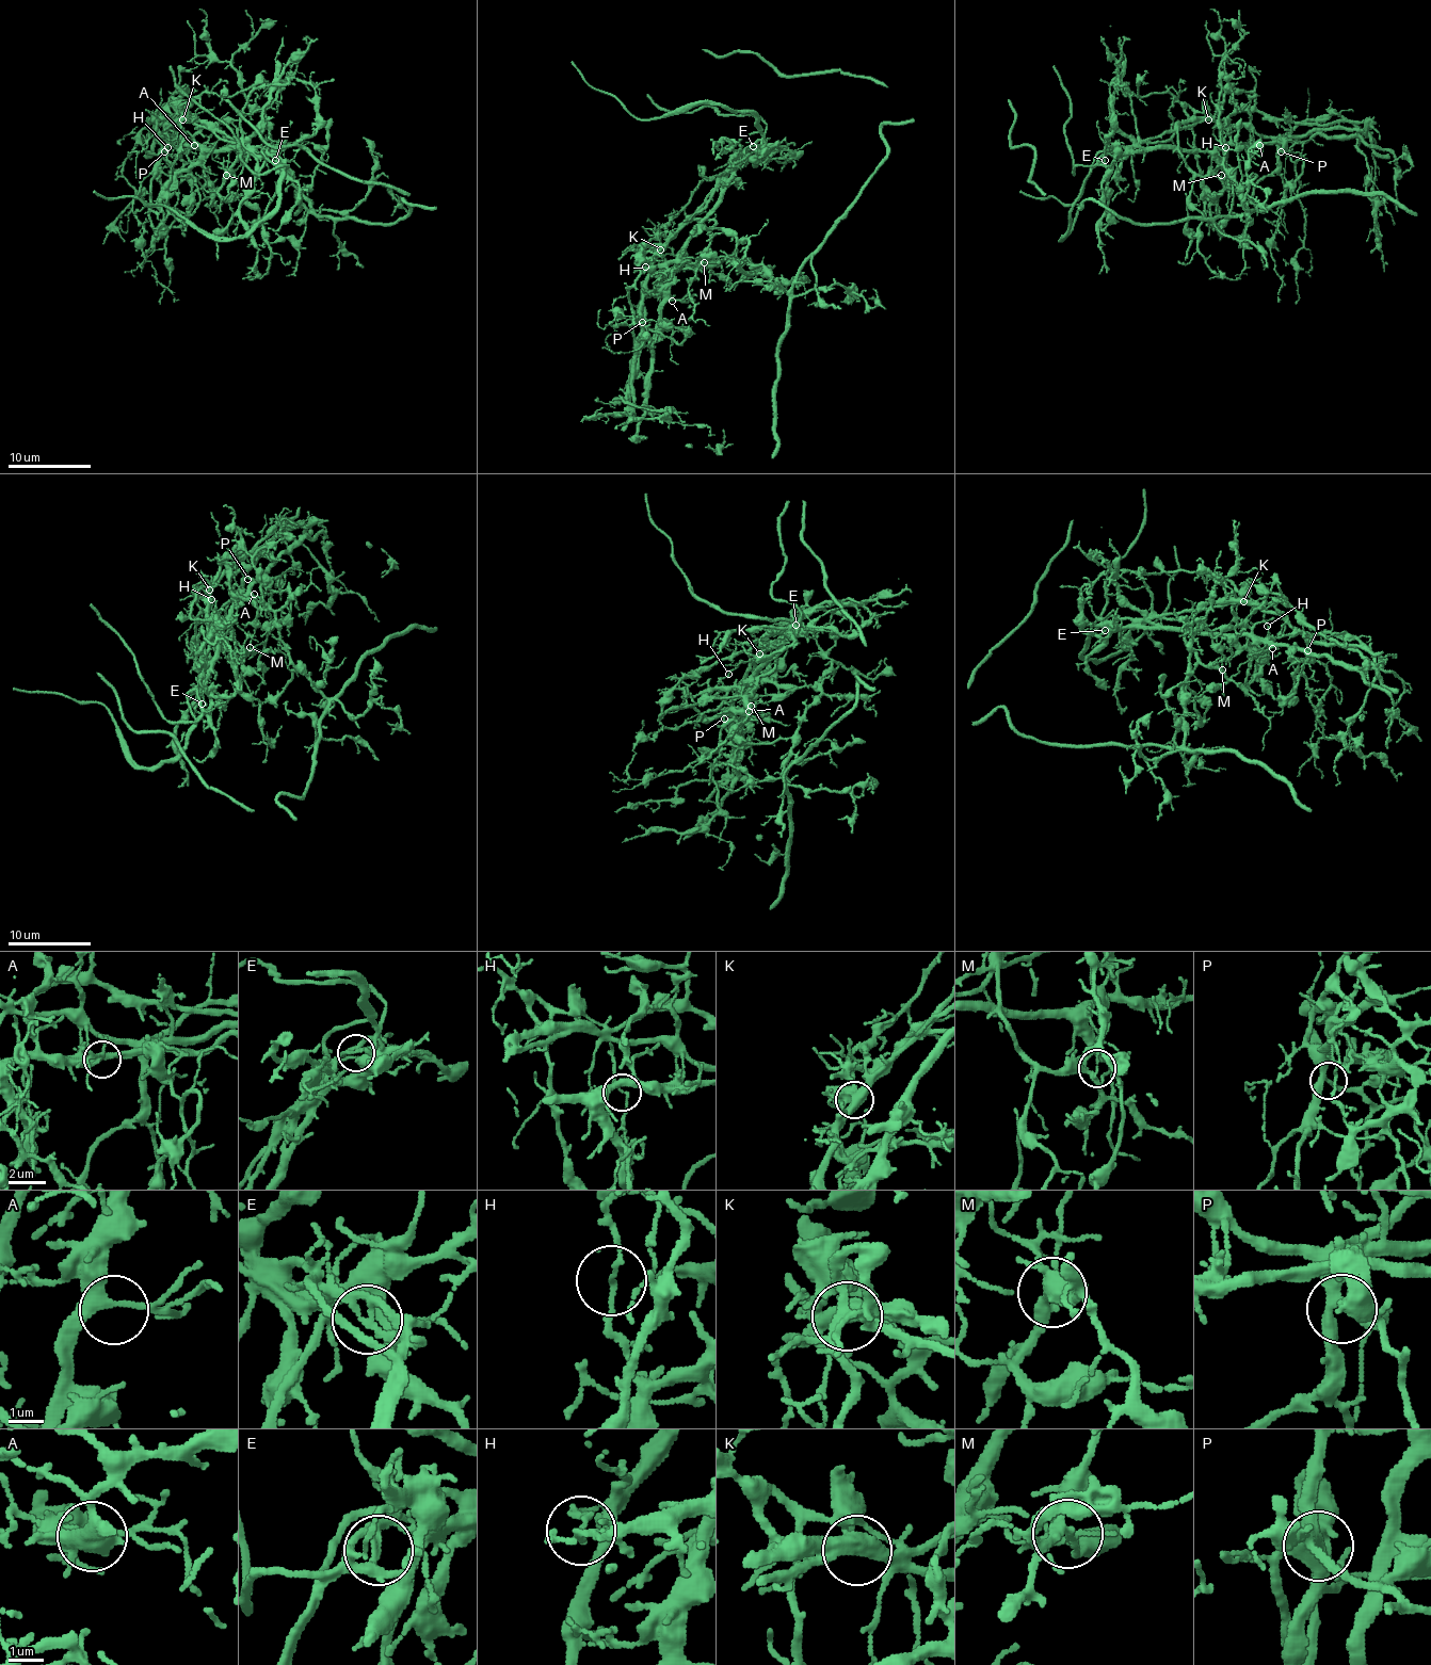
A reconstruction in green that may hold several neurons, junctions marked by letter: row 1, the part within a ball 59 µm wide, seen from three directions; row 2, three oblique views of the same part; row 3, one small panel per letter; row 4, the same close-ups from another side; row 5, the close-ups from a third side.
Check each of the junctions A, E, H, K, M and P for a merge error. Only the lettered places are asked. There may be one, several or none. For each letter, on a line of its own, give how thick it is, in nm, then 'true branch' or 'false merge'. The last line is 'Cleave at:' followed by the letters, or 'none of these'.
A: 300 nm | true branch
E: 240 nm | false merge
H: 120 nm | false merge
K: 420 nm | false merge
M: 200 nm | false merge
P: 280 nm | true branch
Cleave at: E, H, K, M

